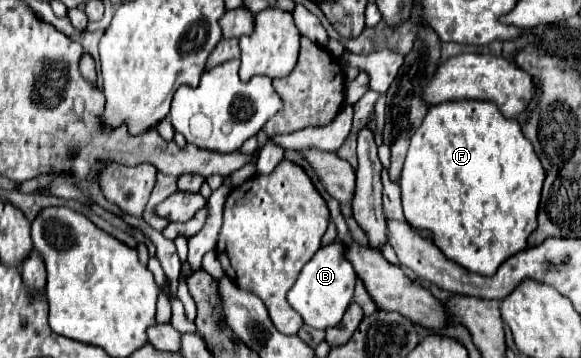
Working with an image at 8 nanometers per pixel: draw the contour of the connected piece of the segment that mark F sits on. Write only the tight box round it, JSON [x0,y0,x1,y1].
[400,100,544,276]

